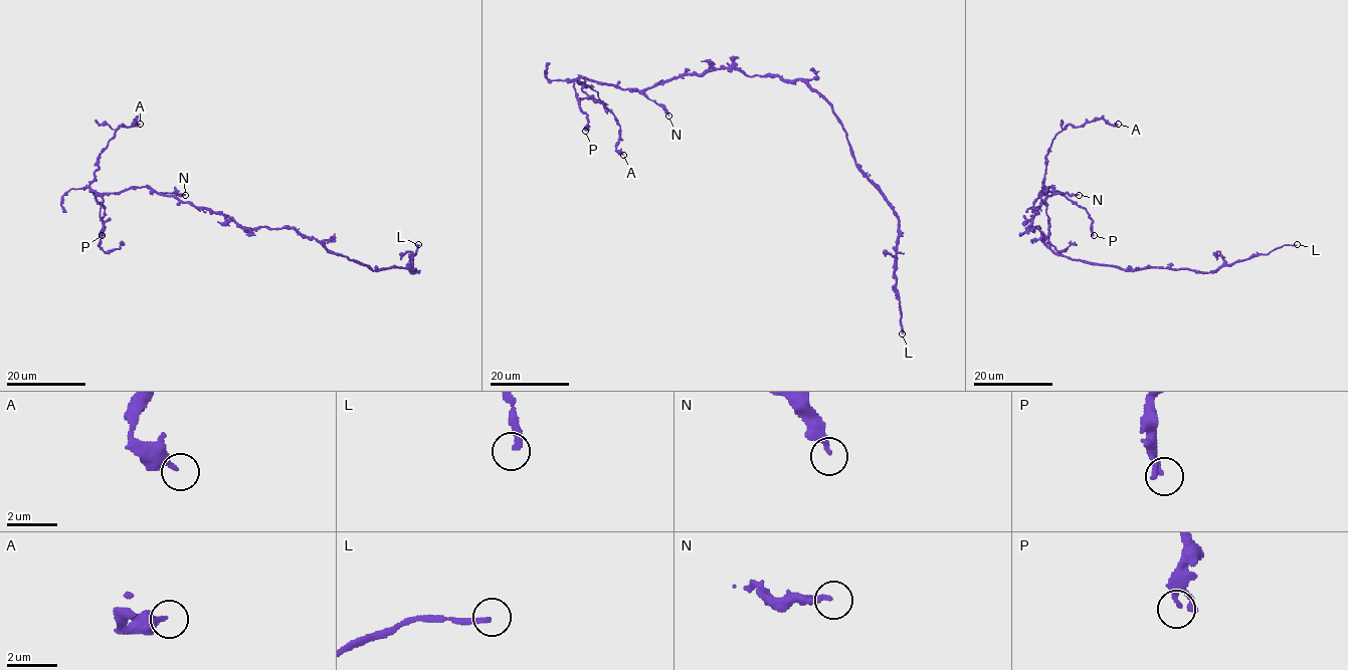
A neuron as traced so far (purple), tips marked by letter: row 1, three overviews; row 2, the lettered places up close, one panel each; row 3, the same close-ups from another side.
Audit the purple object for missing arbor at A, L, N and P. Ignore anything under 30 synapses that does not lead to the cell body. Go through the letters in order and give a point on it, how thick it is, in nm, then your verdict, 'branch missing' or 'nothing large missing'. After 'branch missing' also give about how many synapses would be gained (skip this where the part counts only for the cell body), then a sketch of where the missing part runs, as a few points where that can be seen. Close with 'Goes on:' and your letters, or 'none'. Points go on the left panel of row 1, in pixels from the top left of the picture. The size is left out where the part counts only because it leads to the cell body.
A: place (140, 124); calibre 320 nm; nothing large missing
L: place (418, 244); calibre 220 nm; branch missing; 250 synapses
N: place (185, 195); calibre 240 nm; nothing large missing
P: place (102, 235); calibre 150 nm; nothing large missing
Goes on: L

